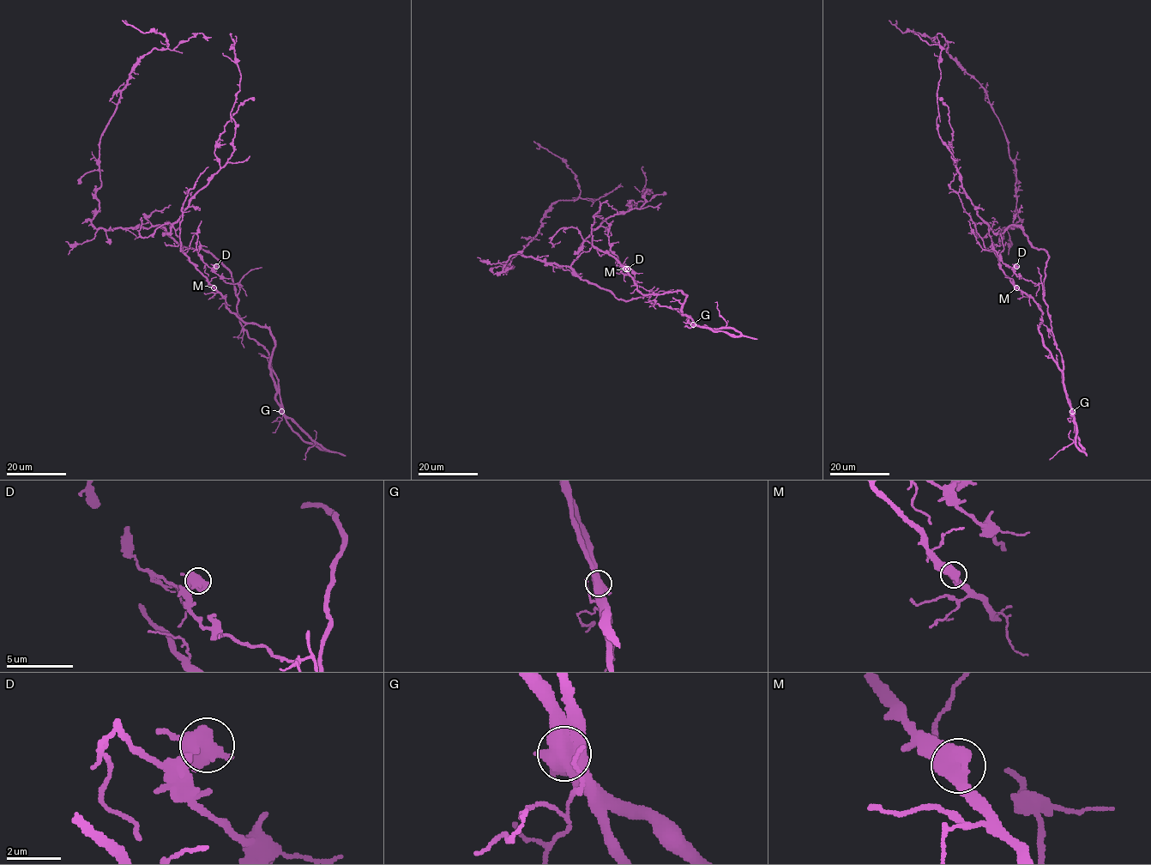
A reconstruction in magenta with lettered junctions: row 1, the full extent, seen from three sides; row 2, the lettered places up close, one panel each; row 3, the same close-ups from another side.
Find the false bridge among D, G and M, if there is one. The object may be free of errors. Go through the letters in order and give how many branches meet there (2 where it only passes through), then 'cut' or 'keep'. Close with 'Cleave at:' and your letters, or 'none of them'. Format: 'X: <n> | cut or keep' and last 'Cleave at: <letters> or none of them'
D: 2 | keep
G: 2 | keep
M: 2 | keep
Cleave at: none of them

